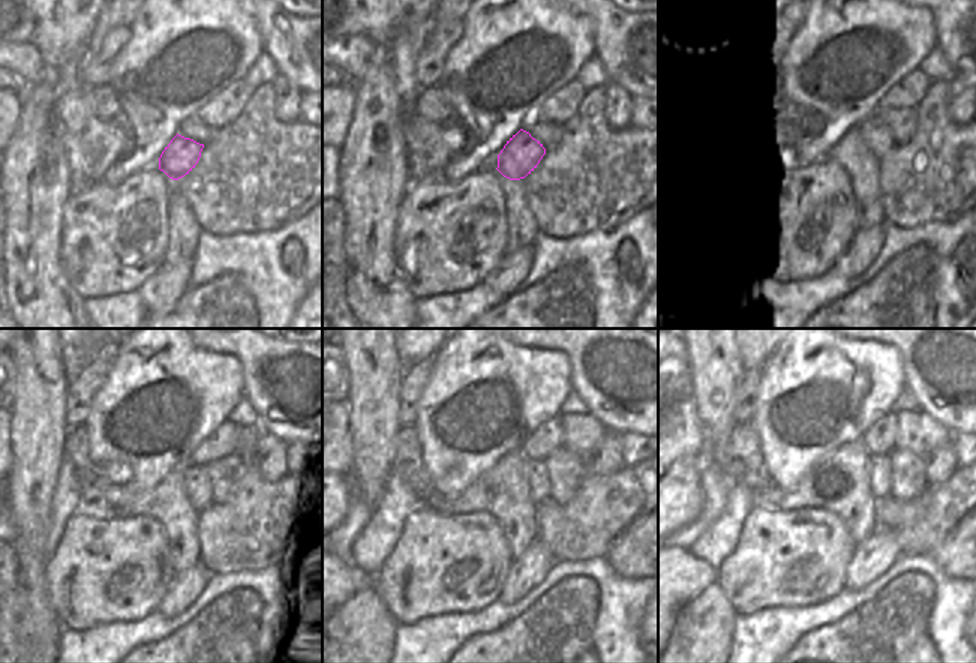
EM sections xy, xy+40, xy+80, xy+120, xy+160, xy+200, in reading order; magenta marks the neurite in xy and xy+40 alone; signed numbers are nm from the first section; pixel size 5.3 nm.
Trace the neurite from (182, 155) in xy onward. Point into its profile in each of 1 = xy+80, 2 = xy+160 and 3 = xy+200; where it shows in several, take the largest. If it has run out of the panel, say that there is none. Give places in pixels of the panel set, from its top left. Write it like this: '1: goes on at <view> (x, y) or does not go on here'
1: goes on at xy+80 (856, 141)
2: goes on at xy+160 (537, 473)
3: goes on at xy+200 (879, 467)

